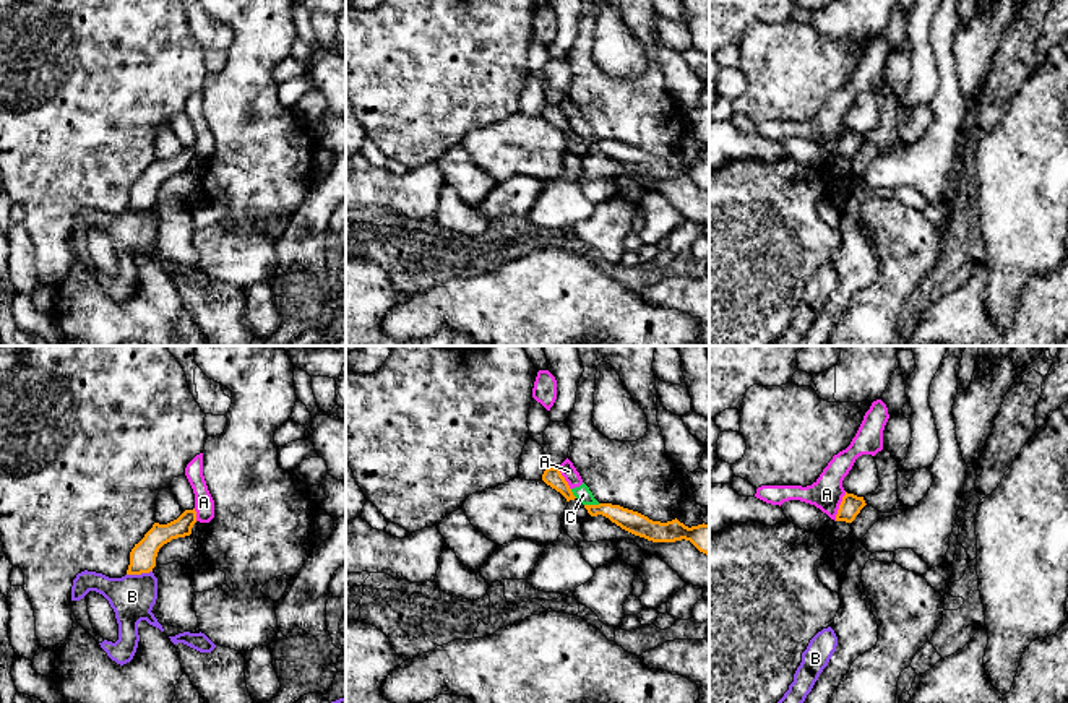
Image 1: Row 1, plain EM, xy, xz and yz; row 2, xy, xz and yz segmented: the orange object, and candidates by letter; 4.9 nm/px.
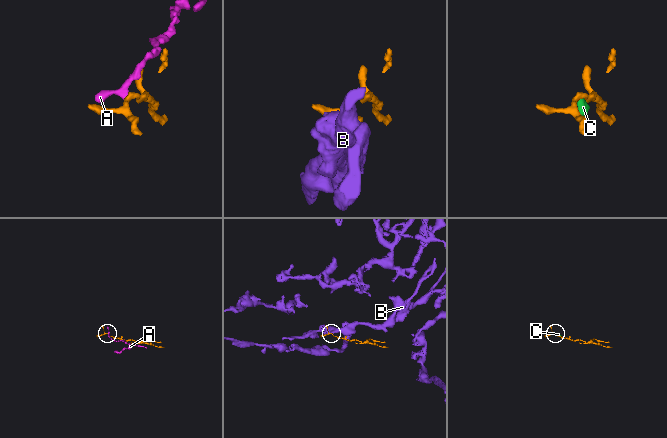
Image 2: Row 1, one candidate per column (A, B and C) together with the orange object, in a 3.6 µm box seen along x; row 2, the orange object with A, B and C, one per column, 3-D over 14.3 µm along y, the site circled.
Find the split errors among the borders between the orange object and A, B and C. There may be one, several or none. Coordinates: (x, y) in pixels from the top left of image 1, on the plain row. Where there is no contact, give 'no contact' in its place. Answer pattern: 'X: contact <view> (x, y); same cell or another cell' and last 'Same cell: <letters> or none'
A: contact yz (839, 143); another cell
B: contact xy (138, 210); another cell
C: contact xz (591, 142); another cell
Same cell: none

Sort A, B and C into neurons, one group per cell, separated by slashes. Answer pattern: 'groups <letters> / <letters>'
groups A C / B

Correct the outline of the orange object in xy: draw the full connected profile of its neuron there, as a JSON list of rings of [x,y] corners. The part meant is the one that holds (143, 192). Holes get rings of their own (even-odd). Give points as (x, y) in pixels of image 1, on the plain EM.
[[[195,144],[185,146],[177,156],[167,161],[154,159],[144,174],[131,185],[127,211],[153,208],[159,185],[172,175],[190,172],[195,159]]]

